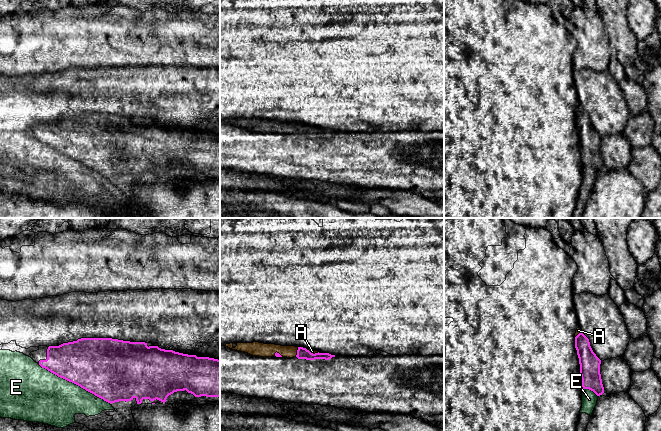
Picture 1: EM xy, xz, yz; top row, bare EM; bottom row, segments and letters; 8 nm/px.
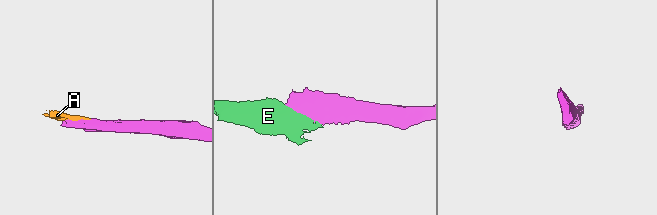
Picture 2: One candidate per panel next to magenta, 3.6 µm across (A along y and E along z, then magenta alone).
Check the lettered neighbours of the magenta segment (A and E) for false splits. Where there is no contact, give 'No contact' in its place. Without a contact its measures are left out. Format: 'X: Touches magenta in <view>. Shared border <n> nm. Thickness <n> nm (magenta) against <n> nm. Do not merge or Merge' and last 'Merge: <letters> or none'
A: Touches magenta in xz. Shared border 80 nm. Thickness 100 nm (magenta) against 110 nm. Merge
E: Touches magenta in xy. Shared border 550 nm. Thickness 420 nm (magenta) against 420 nm. Do not merge
Merge: A

